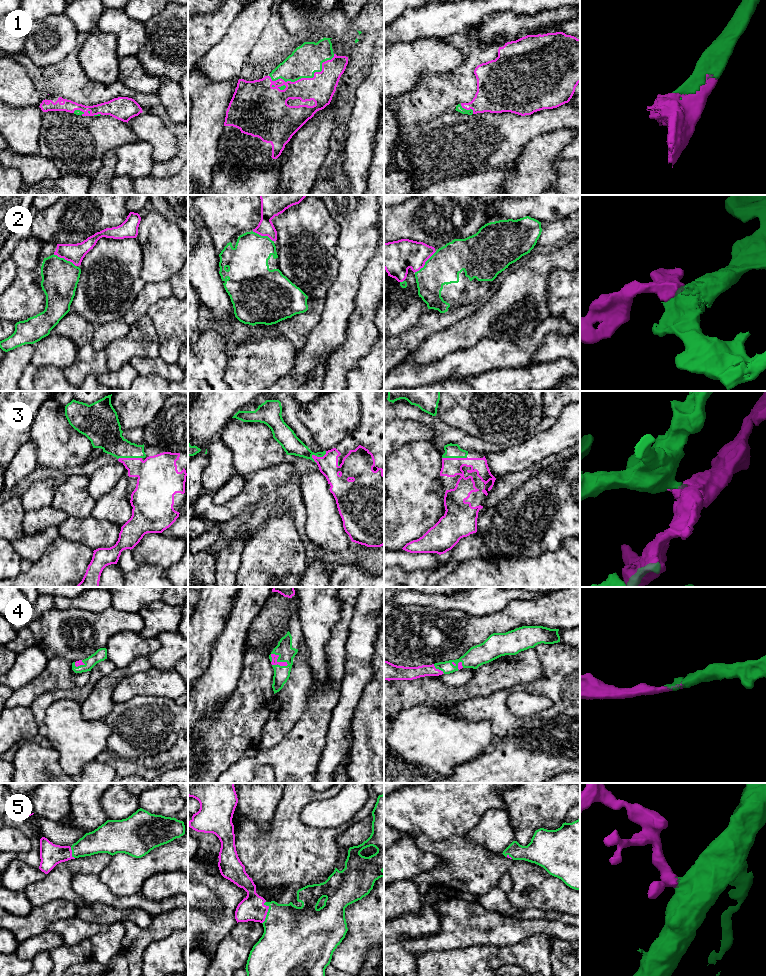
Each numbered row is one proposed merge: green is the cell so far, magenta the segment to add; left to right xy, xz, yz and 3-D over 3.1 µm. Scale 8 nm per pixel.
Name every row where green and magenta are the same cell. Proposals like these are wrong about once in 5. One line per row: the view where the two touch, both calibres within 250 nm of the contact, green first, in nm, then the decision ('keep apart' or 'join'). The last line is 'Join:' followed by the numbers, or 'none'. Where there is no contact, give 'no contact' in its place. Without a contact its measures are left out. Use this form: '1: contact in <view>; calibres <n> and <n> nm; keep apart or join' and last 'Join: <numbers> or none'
1: contact in xz; calibres 240 and 220 nm; join
2: contact in yz; calibres 280 and 260 nm; join
3: contact in yz; calibres 110 and 150 nm; join
4: contact in xz; calibres 130 and 50 nm; join
5: contact in xz; calibres 440 and 200 nm; join
Join: 1, 2, 3, 4, 5

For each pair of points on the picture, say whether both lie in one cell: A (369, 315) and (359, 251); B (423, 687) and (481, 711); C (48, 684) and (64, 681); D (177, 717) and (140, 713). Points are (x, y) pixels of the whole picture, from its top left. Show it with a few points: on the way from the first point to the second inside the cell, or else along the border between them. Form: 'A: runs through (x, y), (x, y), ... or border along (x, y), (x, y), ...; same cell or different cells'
A: border along (373, 255), (359, 276), (359, 289), (356, 294); different cells
B: border along (481, 696), (457, 702), (435, 704); different cells
C: runs through (52, 682), (60, 681); same cell
D: runs through (168, 717), (149, 717); same cell

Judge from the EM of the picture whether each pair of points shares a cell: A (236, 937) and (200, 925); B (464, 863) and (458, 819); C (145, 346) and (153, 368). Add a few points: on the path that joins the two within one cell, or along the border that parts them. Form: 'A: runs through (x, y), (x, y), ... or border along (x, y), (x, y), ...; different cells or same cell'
A: border along (237, 923), (219, 943), (214, 953); different cells
B: border along (466, 835), (452, 835), (437, 841); different cells
C: border along (158, 355), (154, 357), (133, 357), (128, 362); different cells

